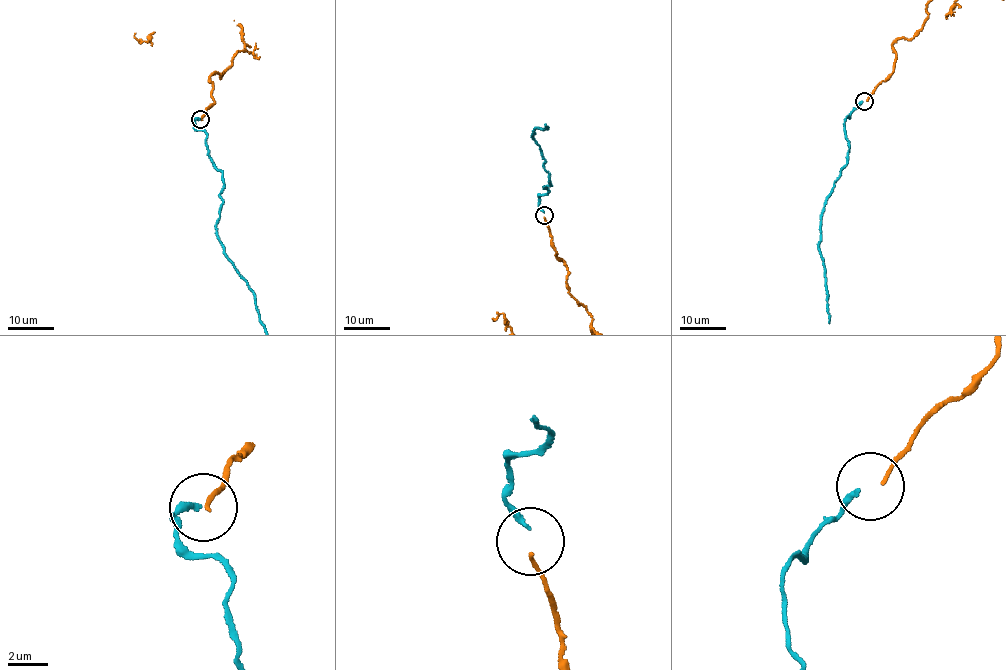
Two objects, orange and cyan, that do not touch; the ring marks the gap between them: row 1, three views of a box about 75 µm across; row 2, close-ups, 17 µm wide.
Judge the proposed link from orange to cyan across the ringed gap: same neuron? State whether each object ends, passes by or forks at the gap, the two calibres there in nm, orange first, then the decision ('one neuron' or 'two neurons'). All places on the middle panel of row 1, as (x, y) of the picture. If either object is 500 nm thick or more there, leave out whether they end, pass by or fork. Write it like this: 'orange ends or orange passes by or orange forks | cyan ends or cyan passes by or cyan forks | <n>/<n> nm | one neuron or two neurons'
orange ends | cyan ends | 200/240 nm | one neuron

